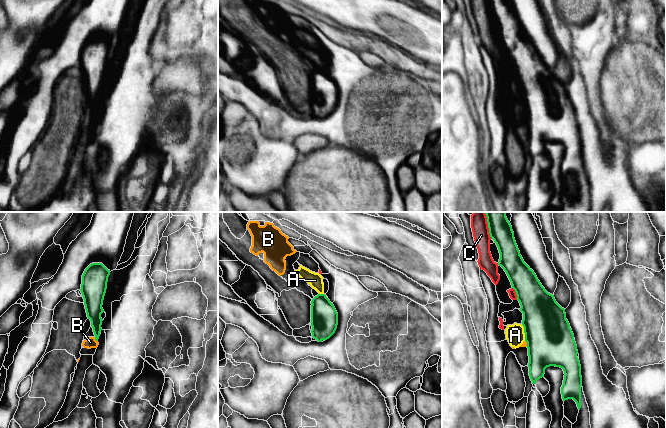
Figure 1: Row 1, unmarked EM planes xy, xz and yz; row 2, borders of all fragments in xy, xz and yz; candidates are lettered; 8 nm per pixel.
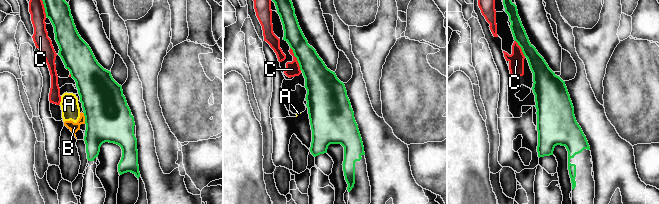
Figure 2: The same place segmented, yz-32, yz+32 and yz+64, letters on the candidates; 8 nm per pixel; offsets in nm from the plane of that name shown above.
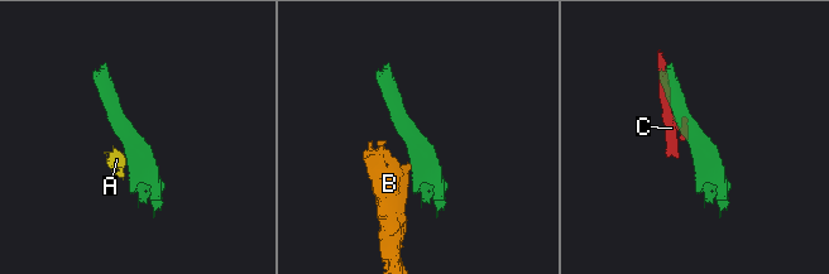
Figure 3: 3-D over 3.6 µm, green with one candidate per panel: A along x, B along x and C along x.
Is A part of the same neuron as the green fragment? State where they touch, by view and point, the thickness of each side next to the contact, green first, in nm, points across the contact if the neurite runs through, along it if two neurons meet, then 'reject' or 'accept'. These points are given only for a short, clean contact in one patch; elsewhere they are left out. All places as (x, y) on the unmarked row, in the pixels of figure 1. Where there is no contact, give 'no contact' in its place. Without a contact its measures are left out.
meets green in yz at (524, 108); 380 nm thick on the green side, 150 nm on the other; border along yz (522, 100), (525, 116); reject

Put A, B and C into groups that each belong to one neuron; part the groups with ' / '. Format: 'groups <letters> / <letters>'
groups A C / B

